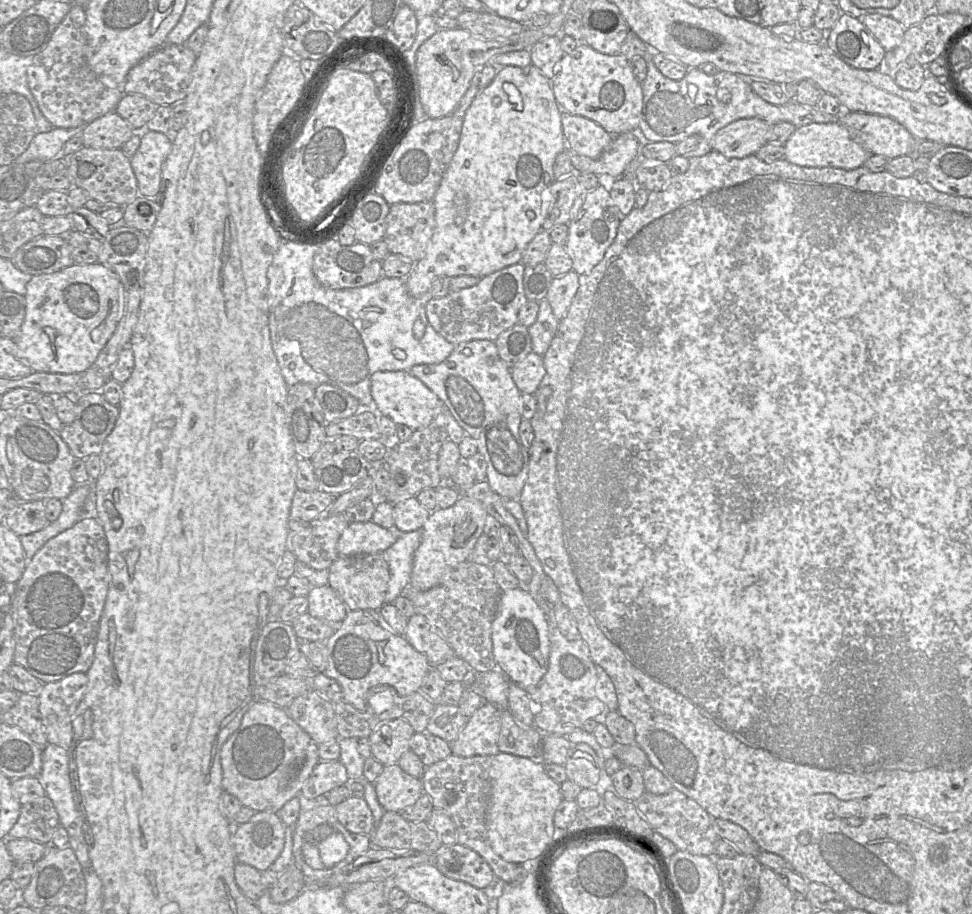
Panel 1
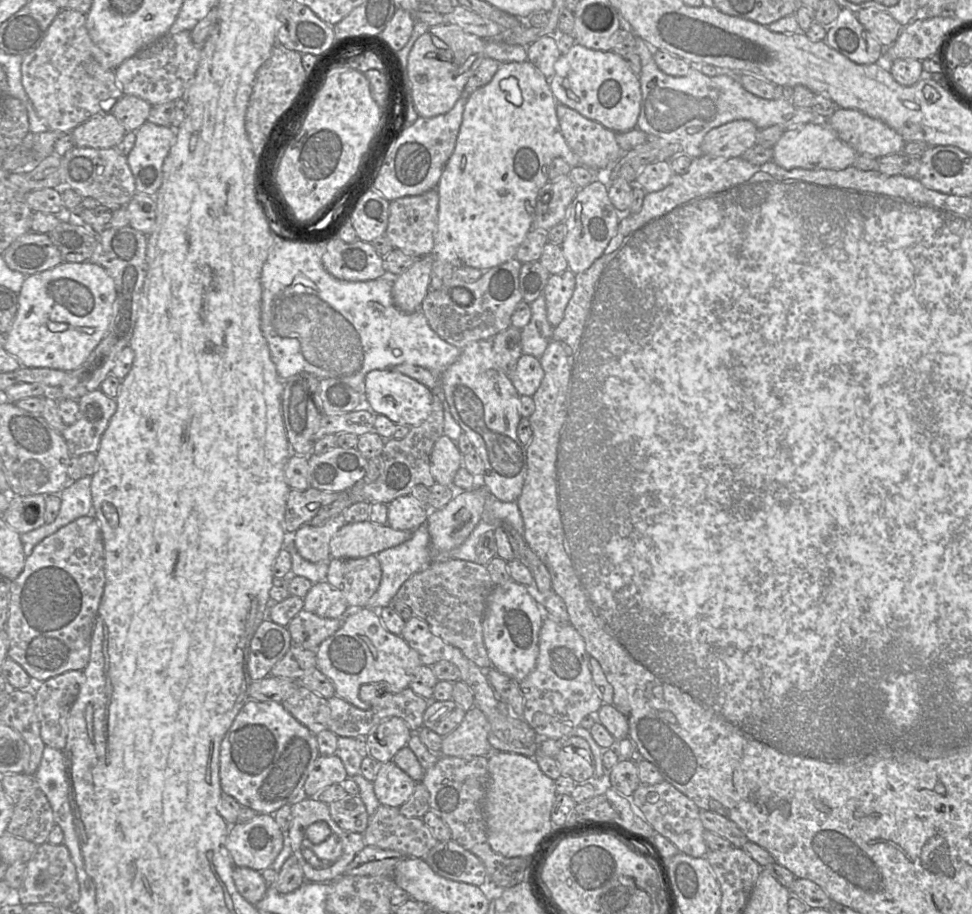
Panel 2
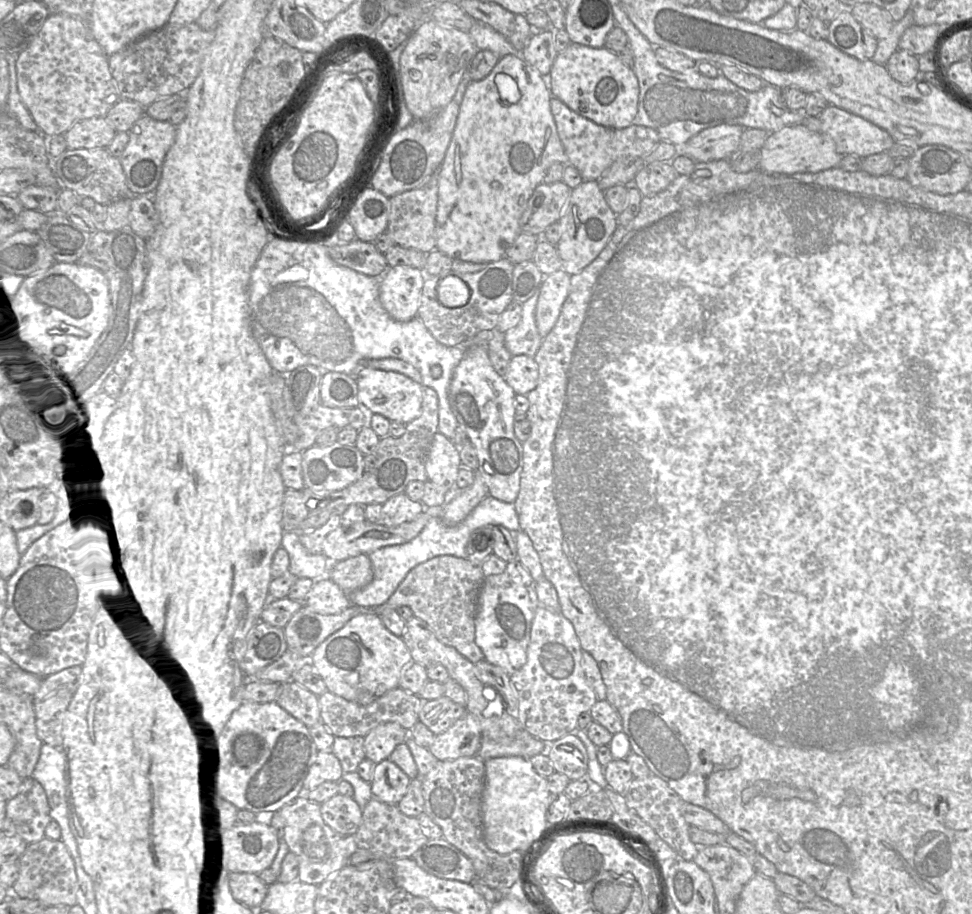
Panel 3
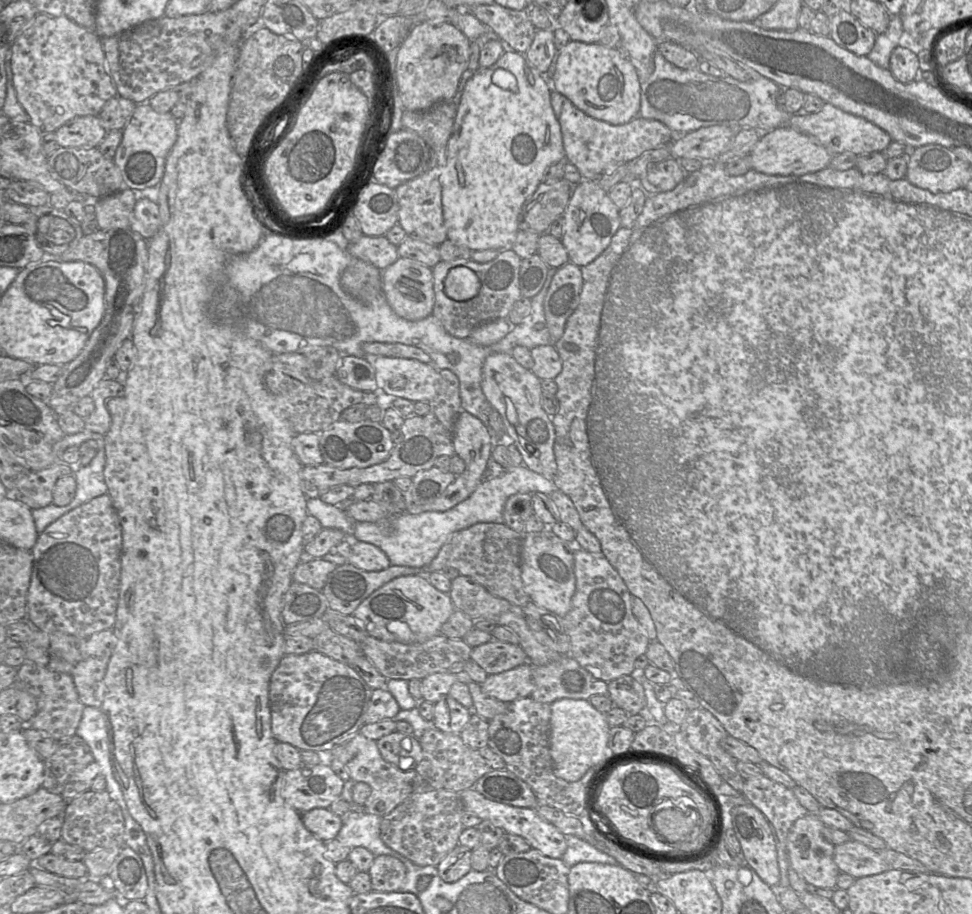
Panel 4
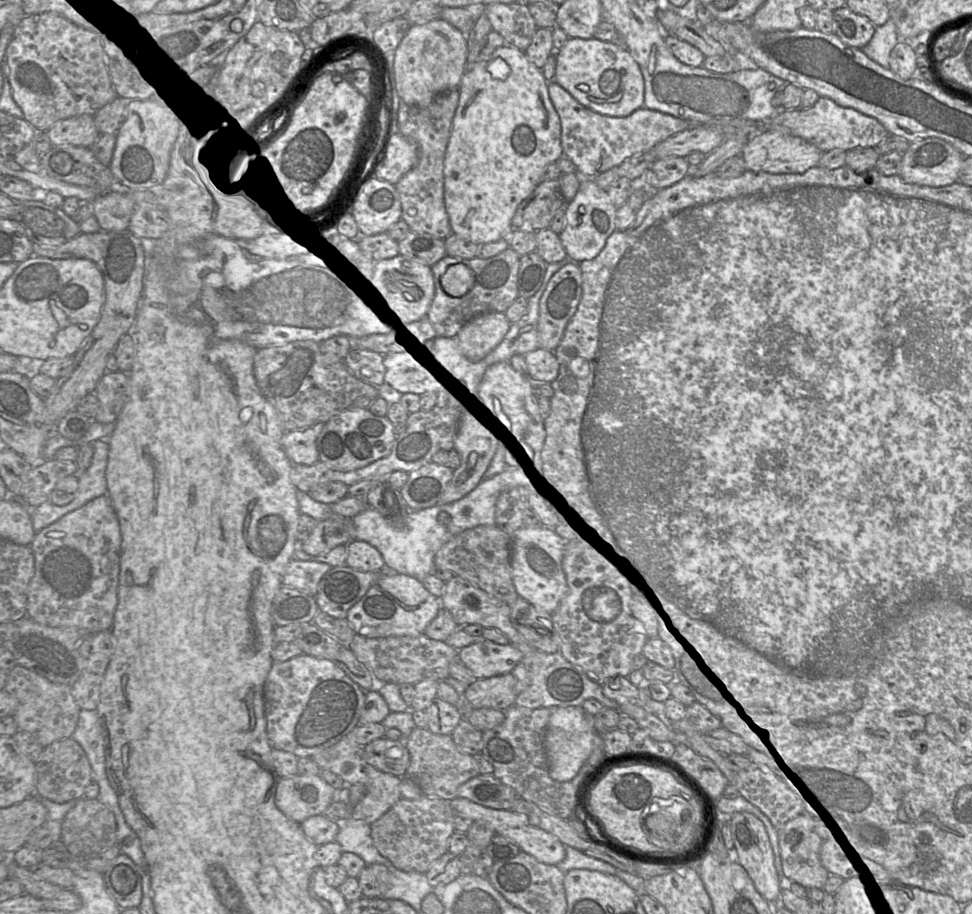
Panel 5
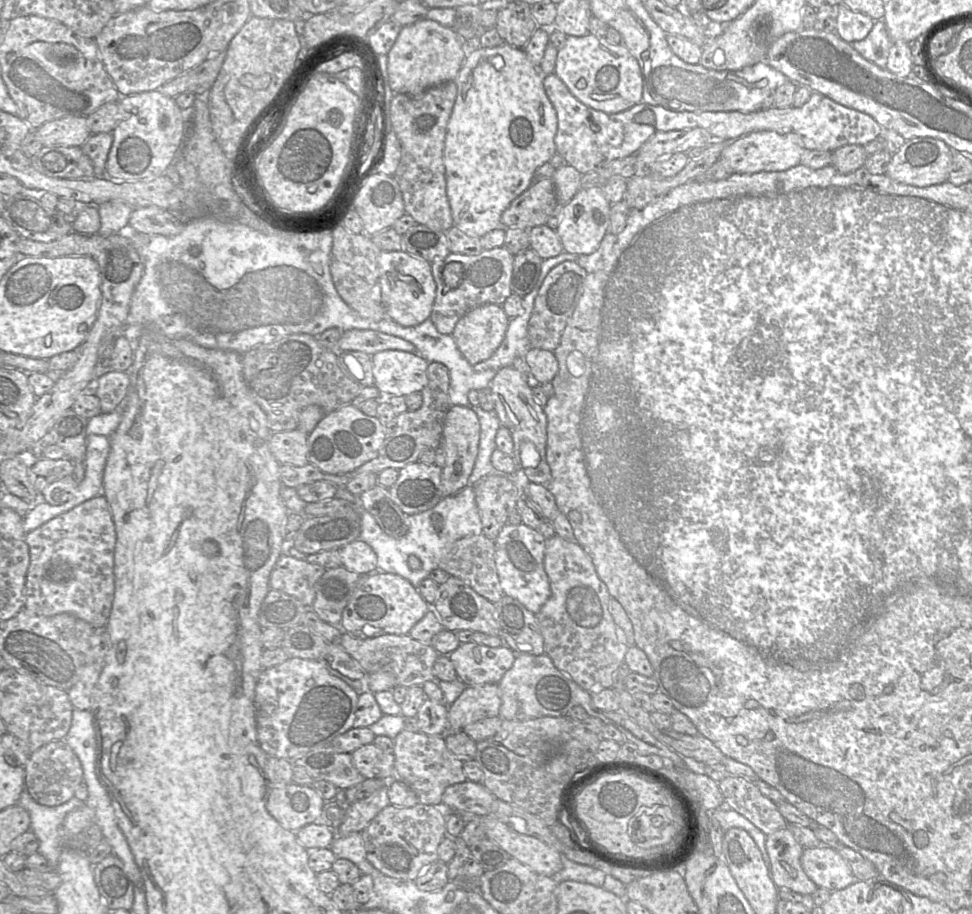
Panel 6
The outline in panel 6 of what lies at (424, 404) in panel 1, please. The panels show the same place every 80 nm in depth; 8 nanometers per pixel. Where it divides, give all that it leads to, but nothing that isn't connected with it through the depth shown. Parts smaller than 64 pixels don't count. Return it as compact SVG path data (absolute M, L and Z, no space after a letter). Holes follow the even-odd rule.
M383 350L372 355L374 386L379 392L394 396L406 396L421 392L428 383L427 367L429 362L418 353Z

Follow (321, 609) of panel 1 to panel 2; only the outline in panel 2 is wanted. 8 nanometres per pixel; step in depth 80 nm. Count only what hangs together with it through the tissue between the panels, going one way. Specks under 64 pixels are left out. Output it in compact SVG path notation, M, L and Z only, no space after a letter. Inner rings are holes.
M327 580L314 583L304 599L306 611L322 618L344 618L348 603L342 592Z

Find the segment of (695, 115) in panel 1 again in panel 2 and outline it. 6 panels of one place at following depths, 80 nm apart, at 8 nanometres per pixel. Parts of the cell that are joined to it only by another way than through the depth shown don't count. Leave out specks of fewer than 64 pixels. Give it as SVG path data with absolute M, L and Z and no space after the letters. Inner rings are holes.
M636 36L636 44L642 66L638 75L641 104L637 128L650 138L661 138L665 142L680 144L683 148L682 154L691 158L703 155L701 143L711 129L728 122L749 120L758 129L780 125L786 130L820 119L810 107L797 107L791 100L782 97L775 99L757 97L727 74L707 76L692 65L684 76L665 74L654 60L654 54L658 49L639 36Z

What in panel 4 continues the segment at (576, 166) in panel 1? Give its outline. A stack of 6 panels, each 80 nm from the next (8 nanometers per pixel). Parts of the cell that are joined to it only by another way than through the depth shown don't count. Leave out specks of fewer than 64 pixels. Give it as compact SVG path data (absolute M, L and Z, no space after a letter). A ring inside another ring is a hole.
M505 50L497 62L489 68L478 69L470 78L462 92L457 107L452 133L446 147L446 164L441 172L441 201L443 221L446 228L447 239L458 245L463 245L473 251L494 249L503 251L511 249L518 232L518 216L523 203L534 193L542 181L544 171L548 166L566 159L563 148L560 124L554 114L550 102L550 88L539 72L524 54L513 50ZM399 257L382 270L381 276L386 301L397 316L408 321L418 321L431 315L435 303L432 268L416 260Z

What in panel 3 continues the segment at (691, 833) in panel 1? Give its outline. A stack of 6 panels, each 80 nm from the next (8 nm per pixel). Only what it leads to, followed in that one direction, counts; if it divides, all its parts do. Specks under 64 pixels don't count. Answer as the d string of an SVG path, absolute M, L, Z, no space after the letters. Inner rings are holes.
M654 774L646 778L634 777L623 796L628 807L650 825L656 834L679 855L679 858L685 861L694 860L699 848L691 841L689 836L691 826L684 818L684 806L687 802L666 781Z

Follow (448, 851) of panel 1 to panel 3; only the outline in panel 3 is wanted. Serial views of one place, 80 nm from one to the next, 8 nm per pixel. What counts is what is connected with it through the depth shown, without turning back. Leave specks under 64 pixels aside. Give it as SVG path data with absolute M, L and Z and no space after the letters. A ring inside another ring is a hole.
M443 837L428 840L411 858L424 871L438 878L471 884L476 879L472 862Z

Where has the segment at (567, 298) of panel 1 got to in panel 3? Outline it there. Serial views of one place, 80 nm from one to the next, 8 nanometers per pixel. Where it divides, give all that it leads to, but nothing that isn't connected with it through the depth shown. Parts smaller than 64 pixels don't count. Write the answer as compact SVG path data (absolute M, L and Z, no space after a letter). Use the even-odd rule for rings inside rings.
M563 269L544 276L535 311L536 325L543 340L560 316L562 306L570 291L570 278L571 275Z

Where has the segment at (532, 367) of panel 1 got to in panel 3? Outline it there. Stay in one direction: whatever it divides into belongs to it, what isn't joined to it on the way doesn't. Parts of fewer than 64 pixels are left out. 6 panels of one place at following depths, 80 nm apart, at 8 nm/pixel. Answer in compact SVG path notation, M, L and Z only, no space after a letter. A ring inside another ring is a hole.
M512 356L506 375L506 382L518 395L527 395L538 384L539 368L533 357Z

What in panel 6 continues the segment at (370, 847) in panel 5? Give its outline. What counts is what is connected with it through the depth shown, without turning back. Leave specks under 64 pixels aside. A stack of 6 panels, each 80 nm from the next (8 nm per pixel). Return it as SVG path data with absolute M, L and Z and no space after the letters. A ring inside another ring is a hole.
M352 832L345 836L336 836L329 847L337 858L353 862L362 872L371 876L382 874L374 868L366 858L366 850L360 832Z

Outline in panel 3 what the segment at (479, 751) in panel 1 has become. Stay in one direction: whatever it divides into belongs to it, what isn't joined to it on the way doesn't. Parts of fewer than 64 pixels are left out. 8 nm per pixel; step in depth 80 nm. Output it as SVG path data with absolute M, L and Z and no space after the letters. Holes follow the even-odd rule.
M466 713L446 731L435 735L429 751L439 760L475 756L480 748L482 729L477 719Z

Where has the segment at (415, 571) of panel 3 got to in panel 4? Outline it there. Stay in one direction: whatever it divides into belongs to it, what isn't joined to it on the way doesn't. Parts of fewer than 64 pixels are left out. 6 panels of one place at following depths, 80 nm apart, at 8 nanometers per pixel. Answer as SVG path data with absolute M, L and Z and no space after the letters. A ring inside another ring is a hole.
M407 575L399 576L382 585L362 601L352 615L357 619L357 628L369 636L387 642L416 643L441 635L441 628L455 611L449 593L443 593L426 579Z

